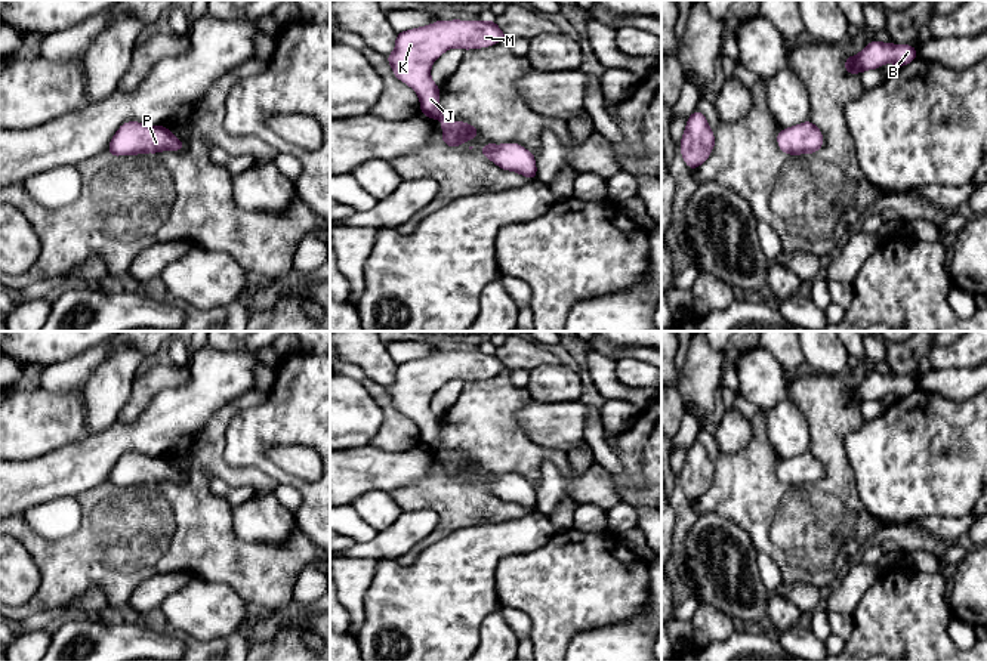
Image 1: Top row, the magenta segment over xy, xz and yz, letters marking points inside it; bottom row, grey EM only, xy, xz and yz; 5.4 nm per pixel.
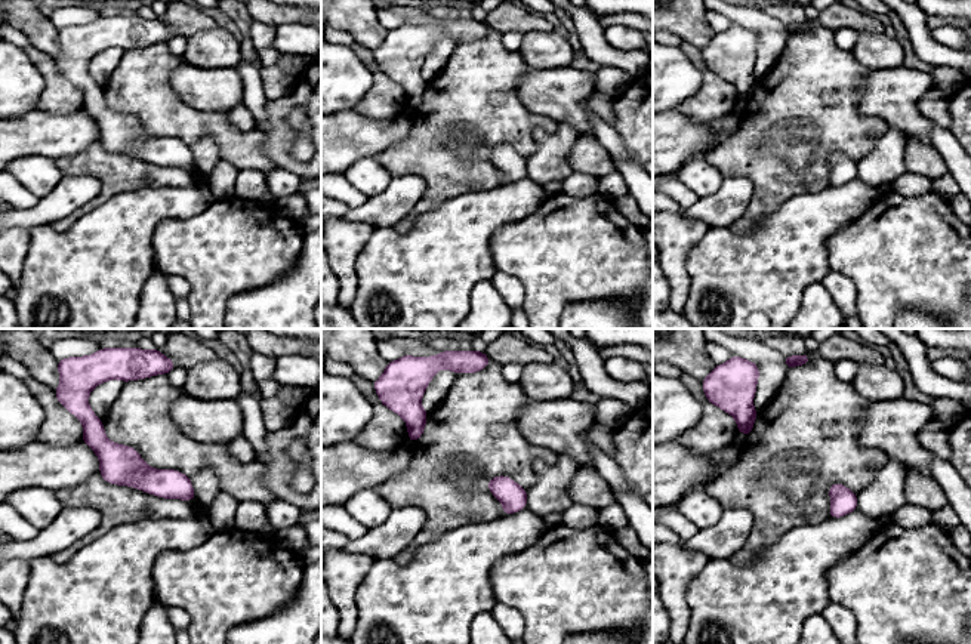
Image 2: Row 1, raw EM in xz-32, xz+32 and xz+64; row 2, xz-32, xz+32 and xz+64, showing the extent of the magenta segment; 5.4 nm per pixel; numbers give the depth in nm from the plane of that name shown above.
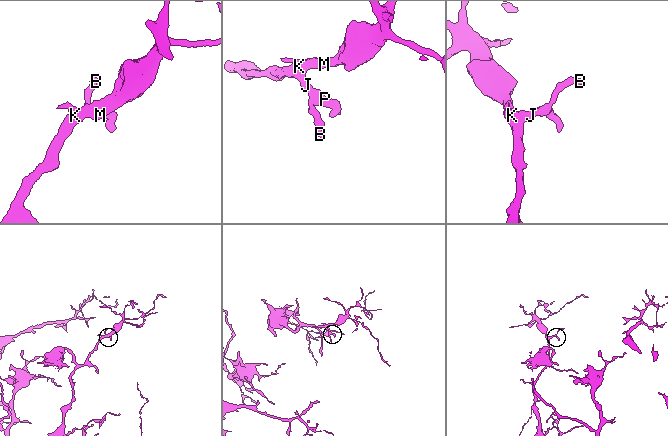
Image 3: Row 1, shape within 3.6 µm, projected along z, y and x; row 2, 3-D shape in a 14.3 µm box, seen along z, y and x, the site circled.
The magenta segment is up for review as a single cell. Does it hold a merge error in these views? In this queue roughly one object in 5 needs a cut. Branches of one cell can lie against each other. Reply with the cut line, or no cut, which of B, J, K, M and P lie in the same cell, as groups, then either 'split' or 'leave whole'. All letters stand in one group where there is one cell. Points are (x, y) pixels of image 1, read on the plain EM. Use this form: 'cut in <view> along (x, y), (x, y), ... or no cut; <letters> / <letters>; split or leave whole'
no cut; B J K M P; leave whole

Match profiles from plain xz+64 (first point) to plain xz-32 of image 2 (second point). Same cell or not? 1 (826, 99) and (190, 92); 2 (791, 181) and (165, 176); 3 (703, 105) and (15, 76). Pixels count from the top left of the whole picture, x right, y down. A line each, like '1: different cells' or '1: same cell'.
1: different cells
2: same cell
3: different cells

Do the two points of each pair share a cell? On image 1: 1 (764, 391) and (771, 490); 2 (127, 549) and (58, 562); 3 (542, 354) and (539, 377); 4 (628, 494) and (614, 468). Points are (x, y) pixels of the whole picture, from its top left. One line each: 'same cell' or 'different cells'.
1: different cells
2: same cell
3: different cells
4: different cells

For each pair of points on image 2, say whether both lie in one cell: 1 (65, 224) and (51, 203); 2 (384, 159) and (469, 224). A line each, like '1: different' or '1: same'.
1: different
2: different

